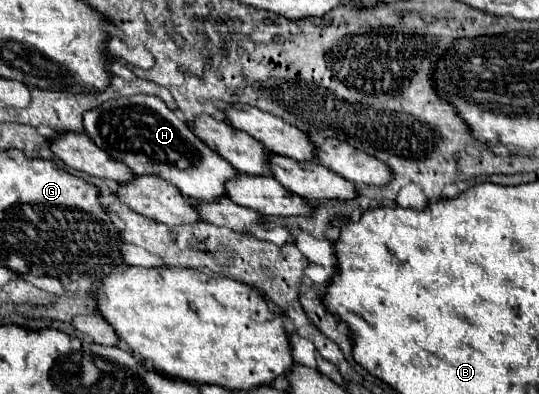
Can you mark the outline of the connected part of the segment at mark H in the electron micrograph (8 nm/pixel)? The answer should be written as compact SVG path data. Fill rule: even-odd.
M130 96L130 98L118 98L118 100L108 100L96 110L88 110L84 114L84 130L96 142L100 148L108 148L108 152L116 158L122 160L126 166L130 166L138 176L142 174L154 174L164 178L166 182L174 184L184 196L198 200L198 202L214 202L226 196L224 184L232 178L238 176L238 172L228 164L220 154L214 150L208 150L196 134L192 134L192 128L180 120L158 96Z

